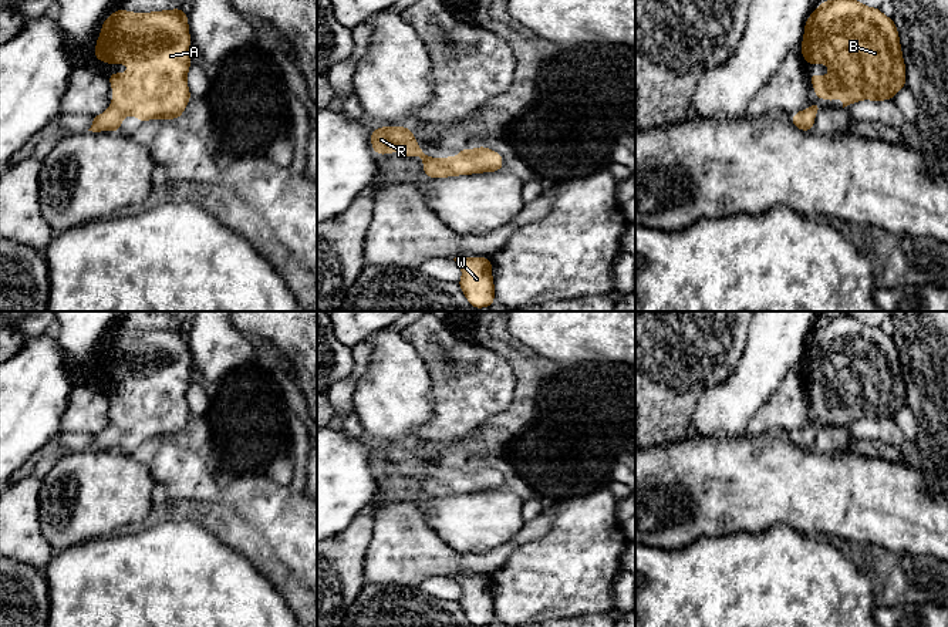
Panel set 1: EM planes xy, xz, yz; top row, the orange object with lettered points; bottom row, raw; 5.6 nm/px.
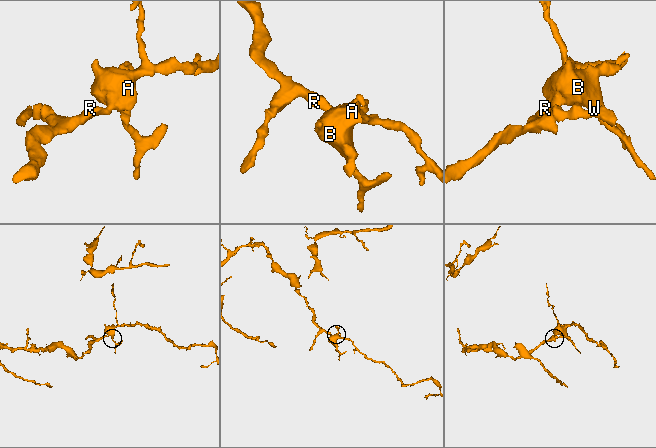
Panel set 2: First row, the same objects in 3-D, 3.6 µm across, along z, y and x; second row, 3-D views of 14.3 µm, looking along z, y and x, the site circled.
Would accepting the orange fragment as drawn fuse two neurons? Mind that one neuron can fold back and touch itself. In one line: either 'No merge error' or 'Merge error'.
No merge error

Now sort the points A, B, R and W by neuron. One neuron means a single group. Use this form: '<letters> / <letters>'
A B R W

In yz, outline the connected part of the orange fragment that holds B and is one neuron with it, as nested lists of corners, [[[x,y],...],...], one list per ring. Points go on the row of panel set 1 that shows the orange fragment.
[[[823,0],[806,20],[800,54],[806,64],[829,65],[827,77],[809,74],[809,80],[820,100],[833,102],[841,98],[843,108],[863,100],[894,100],[907,87],[905,63],[893,17],[857,0]]]

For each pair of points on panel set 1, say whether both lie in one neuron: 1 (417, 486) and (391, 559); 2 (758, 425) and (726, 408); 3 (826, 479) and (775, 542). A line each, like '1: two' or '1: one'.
1: one
2: two
3: two

